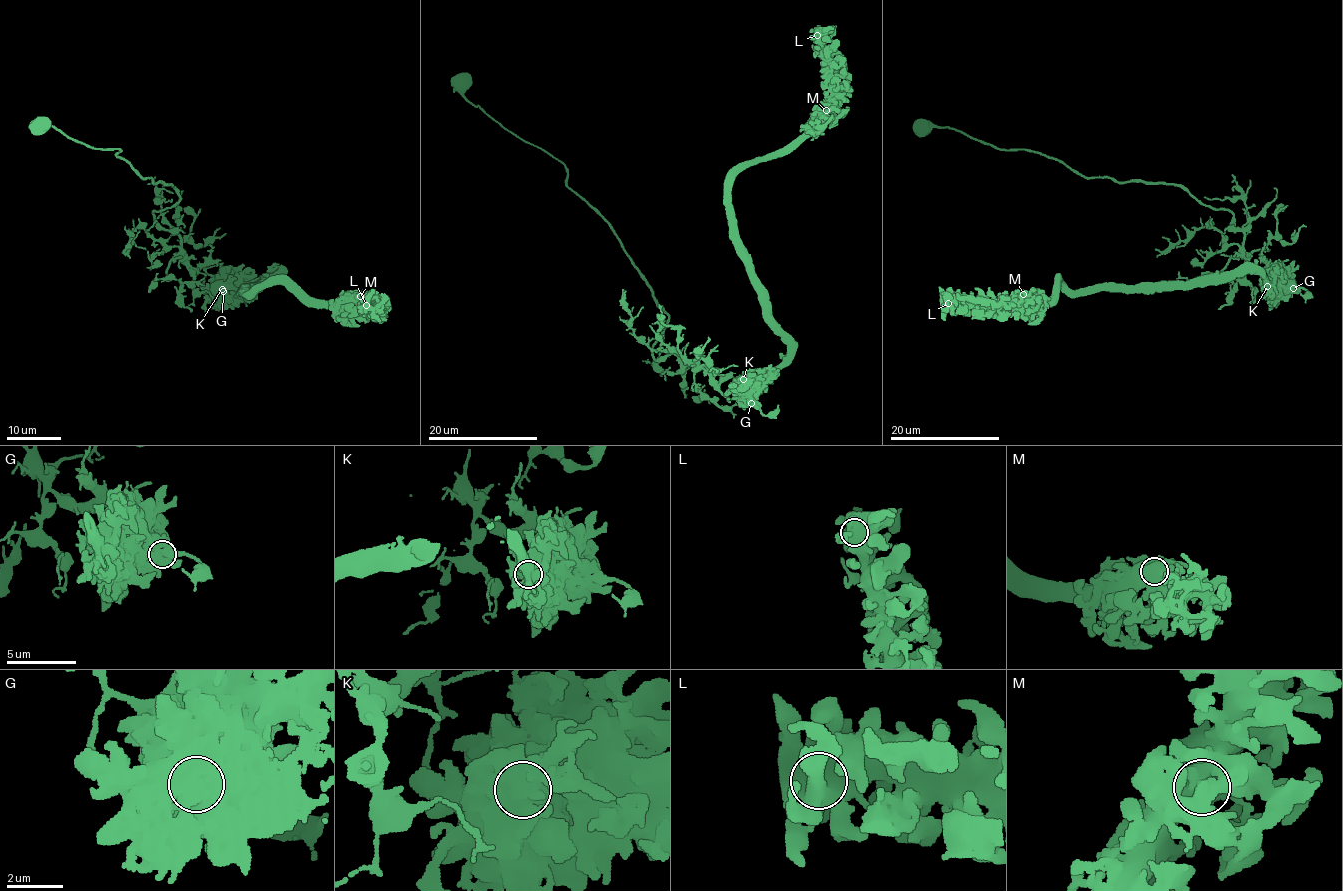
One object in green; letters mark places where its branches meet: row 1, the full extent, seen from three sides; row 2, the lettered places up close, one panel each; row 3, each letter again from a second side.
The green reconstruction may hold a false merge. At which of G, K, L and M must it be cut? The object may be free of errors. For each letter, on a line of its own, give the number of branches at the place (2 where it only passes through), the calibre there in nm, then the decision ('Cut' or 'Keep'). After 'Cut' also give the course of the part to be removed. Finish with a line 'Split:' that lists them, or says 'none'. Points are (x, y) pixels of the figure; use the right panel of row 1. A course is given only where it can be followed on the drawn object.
G: Branches: 2. Thickness 1000 nm. Cut. Course of the part to remove: (1293, 288), (1280, 265), (1247, 260), (1230, 211), (1180, 186), (1082, 177), (950, 127), (913, 130)
K: Branches: 2. Thickness 900 nm. Keep
L: Branches: 2. Thickness 850 nm. Keep
M: Branches: 2. Thickness 800 nm. Keep
Split: G

